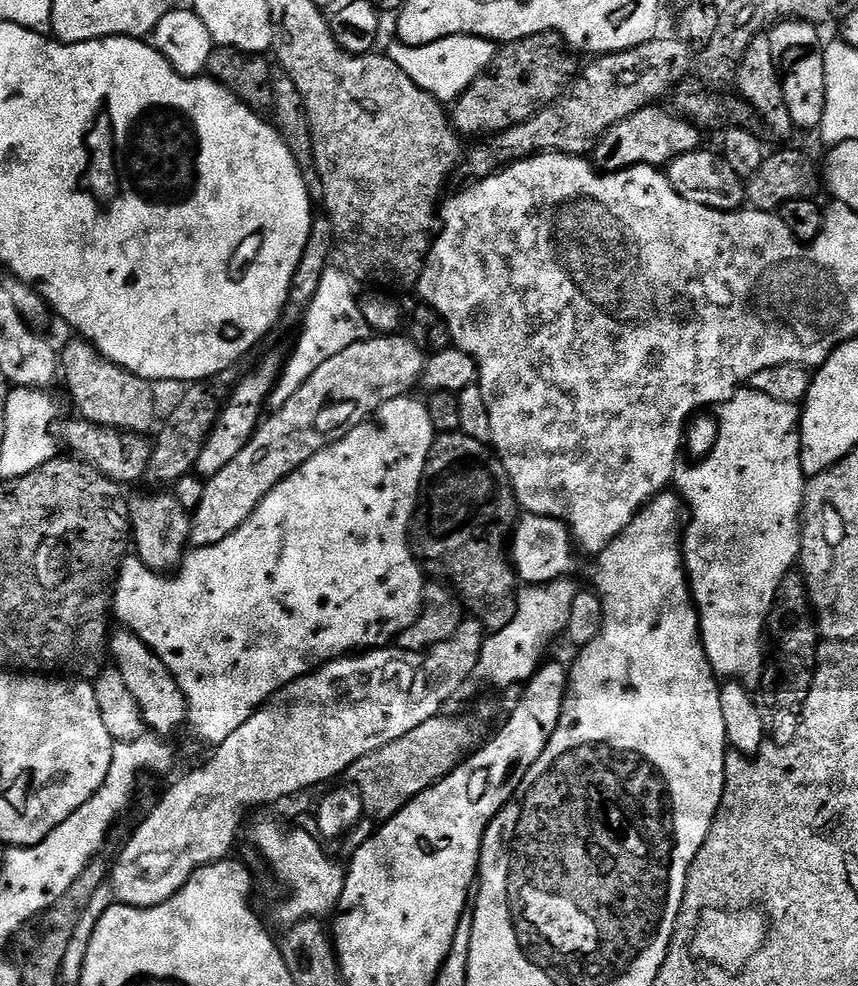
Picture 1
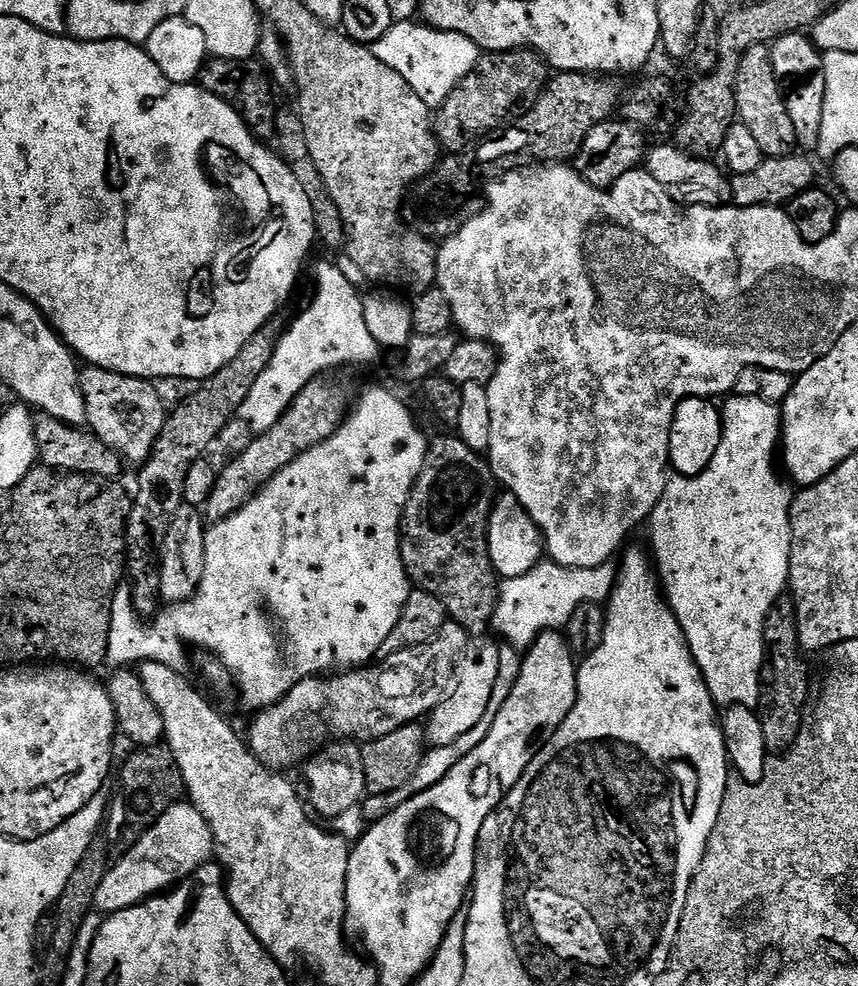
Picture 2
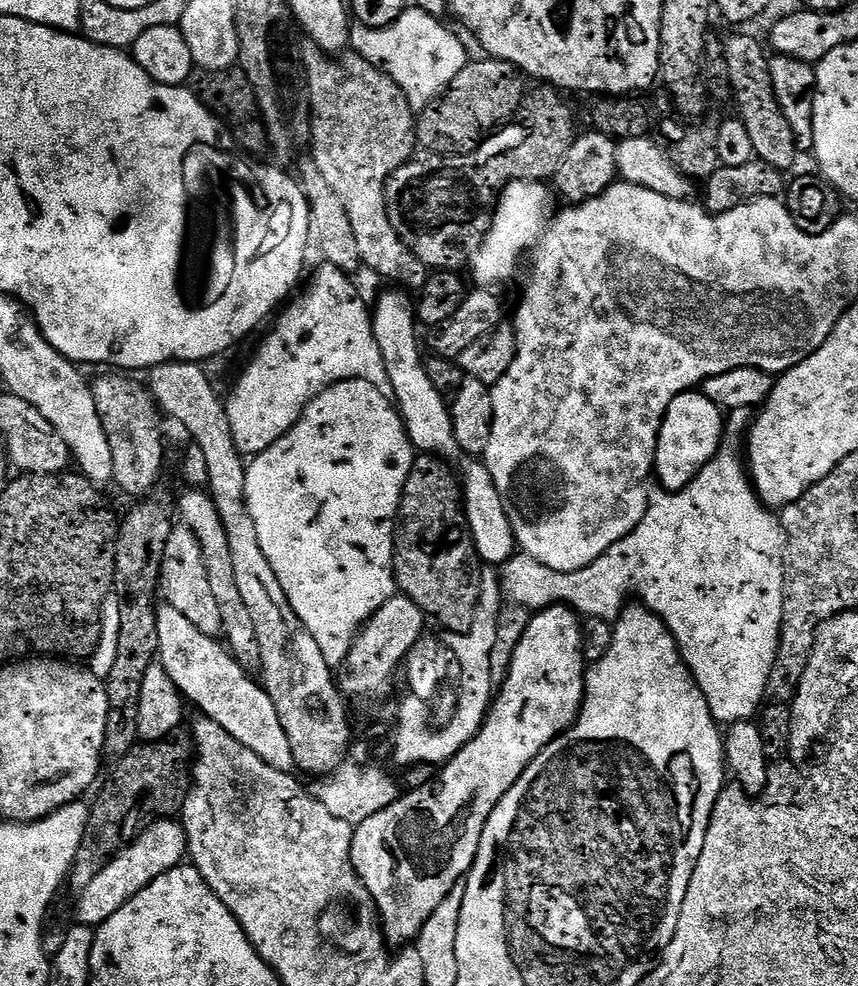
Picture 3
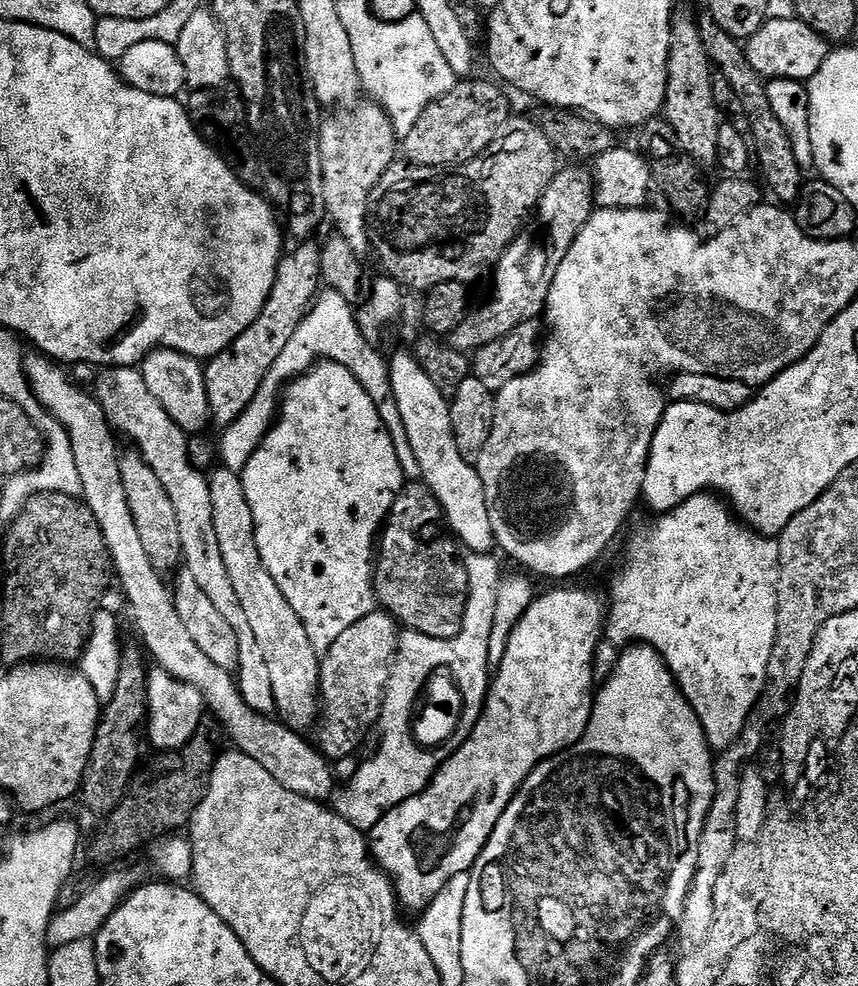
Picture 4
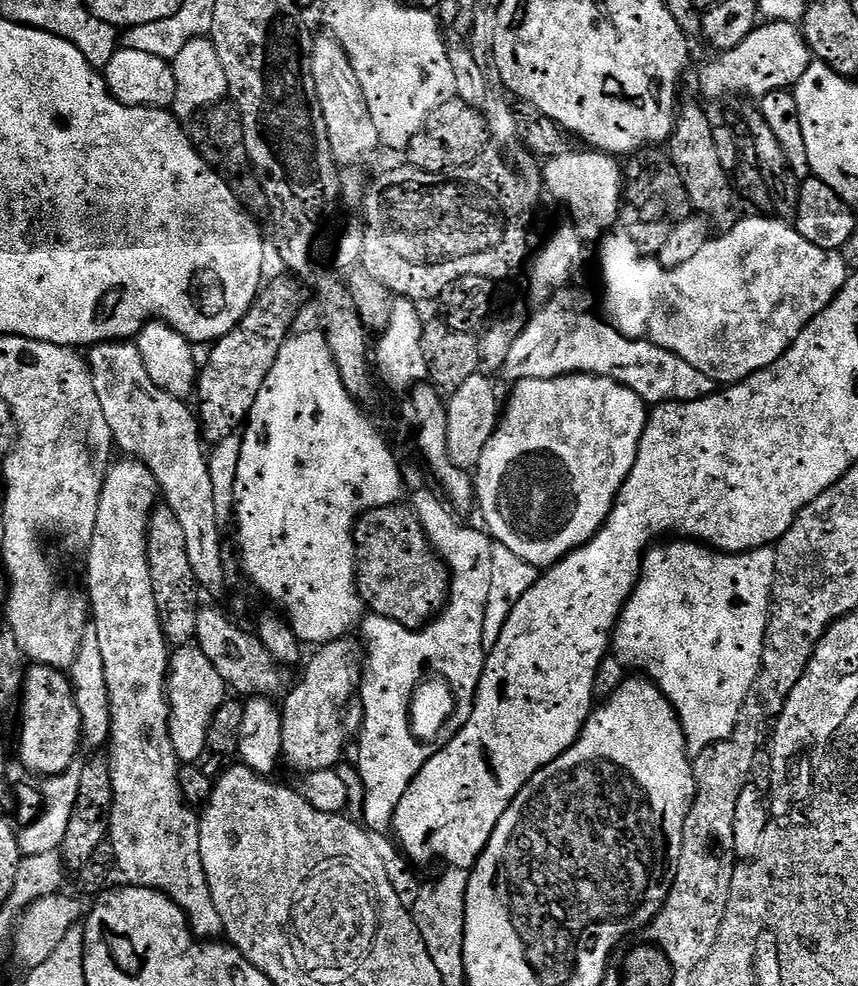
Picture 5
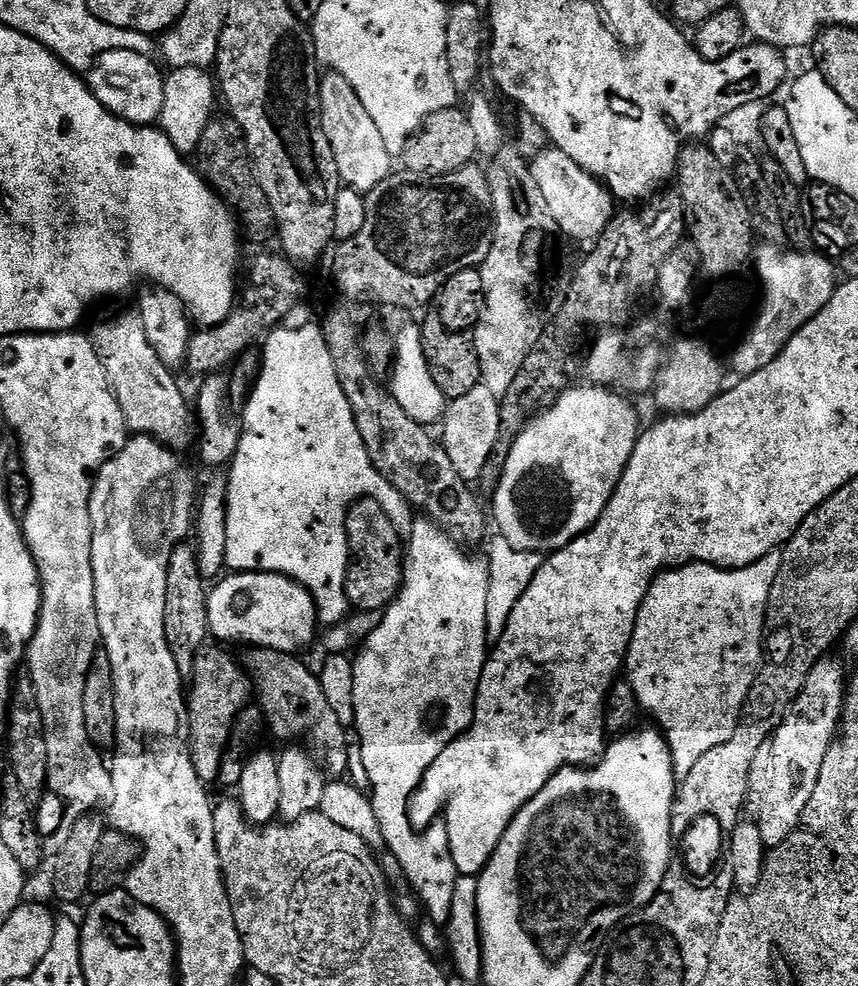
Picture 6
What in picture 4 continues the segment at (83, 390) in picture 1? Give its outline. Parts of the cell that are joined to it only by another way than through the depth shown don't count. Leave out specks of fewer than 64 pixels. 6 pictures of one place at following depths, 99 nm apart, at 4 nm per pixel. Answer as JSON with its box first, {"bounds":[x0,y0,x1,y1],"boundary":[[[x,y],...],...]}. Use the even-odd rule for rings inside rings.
{"bounds":[120,450,184,574],"boundary":[[[135,450],[125,451],[121,455],[120,469],[126,502],[130,506],[130,514],[134,514],[134,526],[138,526],[138,535],[150,558],[150,566],[162,574],[175,573],[181,567],[184,551],[182,534],[178,531],[178,513],[174,510],[174,502],[170,502],[170,494],[166,494],[166,486],[162,486],[158,474],[154,474],[142,454]]]}

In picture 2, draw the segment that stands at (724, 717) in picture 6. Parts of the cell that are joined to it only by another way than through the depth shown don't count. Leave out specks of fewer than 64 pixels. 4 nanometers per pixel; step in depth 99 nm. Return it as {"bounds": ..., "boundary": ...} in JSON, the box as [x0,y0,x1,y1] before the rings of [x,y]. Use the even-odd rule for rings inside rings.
{"bounds":[491,394,794,710],"boundary":[[[732,394],[729,395],[727,399],[723,401],[723,403],[724,402],[725,404],[722,404],[722,427],[720,429],[720,441],[718,442],[718,446],[716,447],[716,453],[714,454],[714,458],[706,465],[705,468],[703,468],[699,472],[699,474],[697,474],[697,476],[689,476],[685,478],[679,474],[676,474],[673,475],[673,480],[671,477],[671,479],[669,479],[667,483],[665,483],[664,492],[660,495],[660,501],[656,503],[651,516],[649,516],[646,521],[646,529],[648,528],[648,540],[650,543],[652,543],[652,552],[650,551],[650,556],[651,559],[654,561],[654,568],[655,571],[658,573],[658,579],[662,585],[664,598],[668,601],[668,605],[670,606],[670,610],[674,614],[674,618],[678,618],[678,626],[682,626],[682,634],[684,635],[684,637],[686,638],[686,642],[690,646],[694,662],[698,667],[700,667],[700,673],[702,674],[702,678],[706,682],[706,686],[710,690],[712,699],[715,700],[717,705],[720,706],[731,706],[733,704],[741,704],[742,706],[746,706],[747,708],[756,710],[759,709],[758,706],[760,704],[760,680],[762,684],[762,673],[765,671],[766,668],[764,623],[766,622],[766,618],[770,614],[770,610],[775,606],[777,600],[781,599],[781,597],[785,595],[786,589],[788,588],[788,571],[790,570],[790,550],[792,549],[792,501],[794,499],[794,492],[793,489],[788,489],[787,486],[784,485],[782,481],[780,481],[781,473],[778,471],[778,449],[781,447],[782,444],[781,409],[777,407],[777,405],[771,404],[768,400],[763,400],[762,398],[758,398],[757,396],[737,396],[735,394]],[[541,562],[520,576],[505,579],[499,585],[500,596],[496,599],[496,613],[491,627],[501,636],[505,645],[519,650],[532,647],[536,637],[544,632],[563,629],[570,622],[570,614],[583,604],[603,605],[612,594],[613,569],[567,568],[561,564]]]}

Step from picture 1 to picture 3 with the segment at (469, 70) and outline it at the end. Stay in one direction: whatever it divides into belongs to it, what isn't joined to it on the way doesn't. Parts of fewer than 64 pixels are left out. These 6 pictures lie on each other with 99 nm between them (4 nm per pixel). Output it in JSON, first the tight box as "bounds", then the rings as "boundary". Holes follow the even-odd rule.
{"bounds":[350,6,469,110],"boundary":[[[412,6],[388,28],[367,28],[356,24],[350,32],[350,44],[361,61],[380,69],[404,91],[413,110],[423,110],[451,84],[453,78],[469,63],[464,44],[437,17]]]}

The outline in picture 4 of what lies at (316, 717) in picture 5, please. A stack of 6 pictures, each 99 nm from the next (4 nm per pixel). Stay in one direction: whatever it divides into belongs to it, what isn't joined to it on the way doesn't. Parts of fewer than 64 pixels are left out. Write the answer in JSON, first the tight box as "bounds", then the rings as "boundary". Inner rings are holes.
{"bounds":[315,610,398,762],"boundary":[[[374,610],[370,614],[366,614],[362,618],[358,618],[358,622],[354,622],[354,626],[349,626],[349,628],[347,628],[347,630],[342,630],[342,634],[340,635],[340,637],[339,638],[334,638],[334,642],[321,655],[321,658],[320,658],[320,694],[319,694],[319,697],[318,697],[318,729],[320,728],[320,733],[317,734],[317,736],[316,736],[317,741],[315,740],[315,743],[318,745],[319,751],[323,752],[324,755],[328,757],[329,761],[337,762],[336,760],[346,759],[347,756],[350,755],[351,752],[354,751],[355,748],[359,746],[360,739],[362,739],[363,736],[366,735],[367,732],[368,732],[368,727],[370,727],[371,724],[372,724],[372,727],[373,727],[373,725],[375,725],[377,723],[377,721],[379,721],[379,719],[380,719],[380,706],[384,701],[384,693],[387,691],[387,688],[388,688],[388,680],[392,676],[392,661],[395,657],[396,650],[397,650],[397,647],[398,647],[398,641],[396,641],[396,628],[398,629],[398,621],[395,620],[389,612],[385,612],[383,610]]]}

